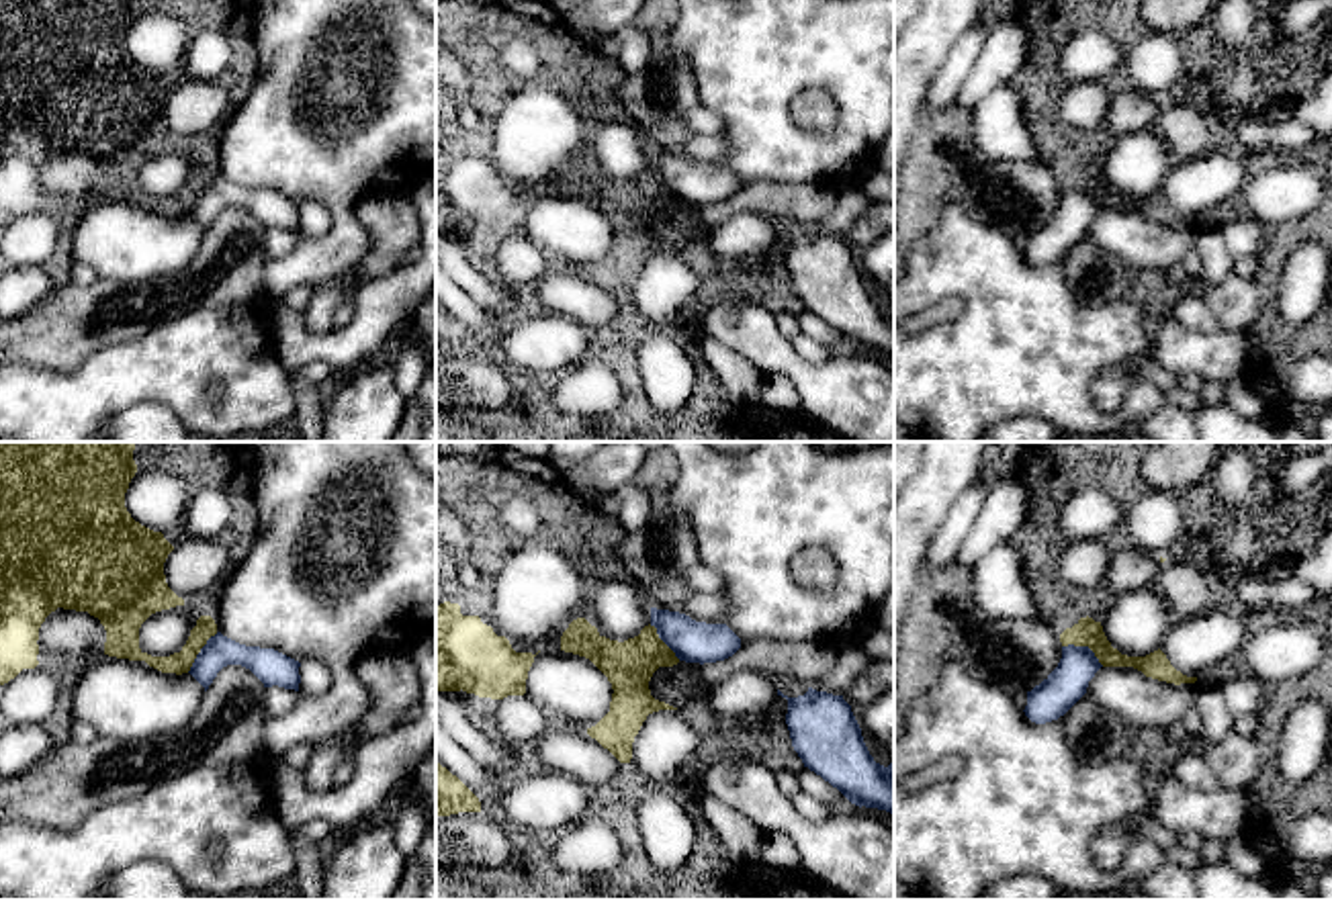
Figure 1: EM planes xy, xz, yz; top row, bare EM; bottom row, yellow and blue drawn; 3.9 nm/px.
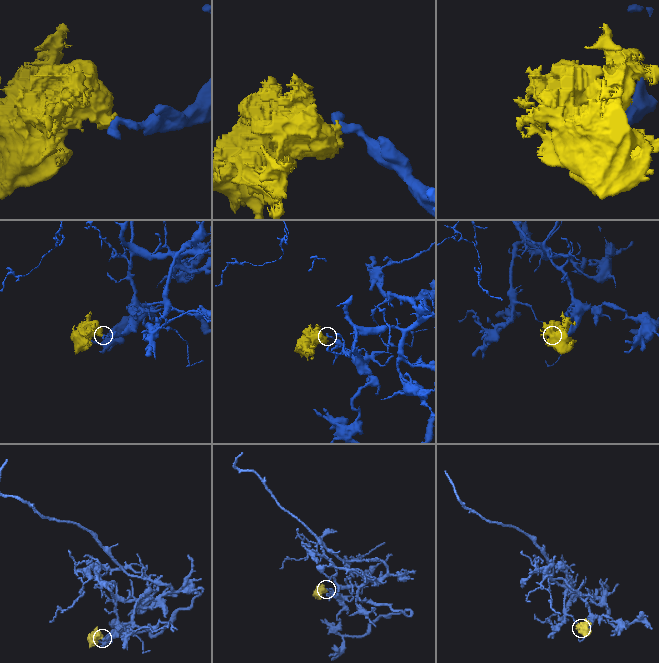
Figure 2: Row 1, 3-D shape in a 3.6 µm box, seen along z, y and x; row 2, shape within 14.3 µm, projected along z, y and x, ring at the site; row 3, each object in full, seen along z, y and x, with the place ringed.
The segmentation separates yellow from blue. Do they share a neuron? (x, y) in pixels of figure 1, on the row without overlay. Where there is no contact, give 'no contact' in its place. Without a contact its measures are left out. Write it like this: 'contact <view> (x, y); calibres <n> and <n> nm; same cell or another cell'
contact yz (1085, 187); calibres 110 and 160 nm; another cell

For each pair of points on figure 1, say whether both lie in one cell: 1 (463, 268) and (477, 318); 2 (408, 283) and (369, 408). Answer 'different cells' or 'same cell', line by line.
1: different cells
2: different cells

